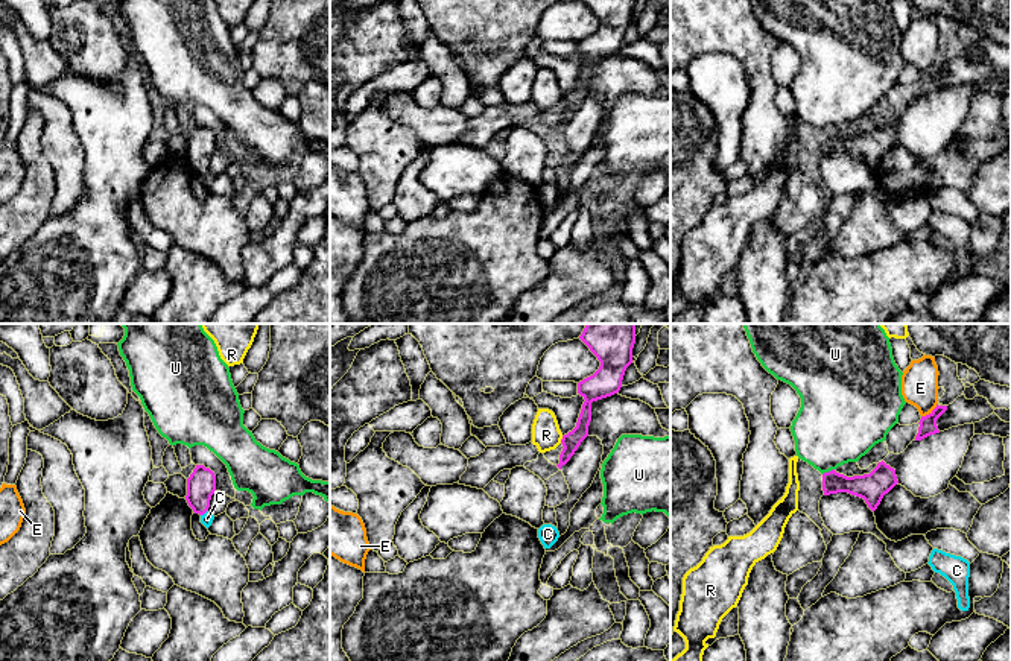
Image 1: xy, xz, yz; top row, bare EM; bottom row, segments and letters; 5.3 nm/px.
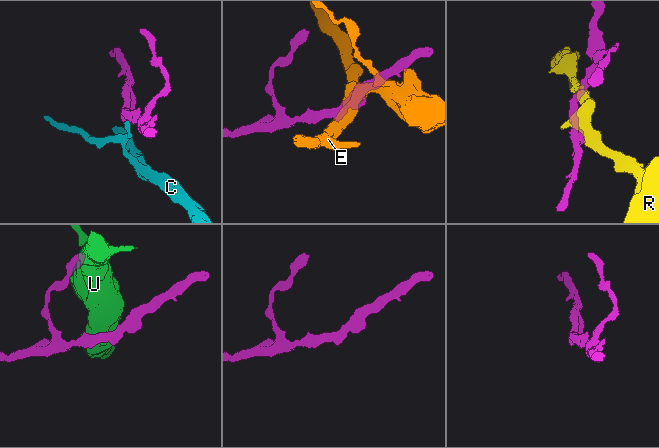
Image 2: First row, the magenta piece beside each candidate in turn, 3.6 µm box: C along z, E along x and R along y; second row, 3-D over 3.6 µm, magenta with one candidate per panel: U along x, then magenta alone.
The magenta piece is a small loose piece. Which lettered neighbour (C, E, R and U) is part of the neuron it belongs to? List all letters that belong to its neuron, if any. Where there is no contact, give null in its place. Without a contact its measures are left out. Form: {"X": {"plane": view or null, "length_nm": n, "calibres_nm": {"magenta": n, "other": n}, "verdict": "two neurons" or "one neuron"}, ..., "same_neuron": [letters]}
{"C": {"plane": "xy", "length_nm": 50, "calibres_nm": {"magenta": 160, "other": 70}, "verdict": "one neuron"}, "E": {"plane": "yz", "length_nm": 120, "calibres_nm": {"magenta": 100, "other": 190}, "verdict": "two neurons"}, "R": {"plane": "xz", "length_nm": 40, "calibres_nm": {"magenta": 90, "other": 160}, "verdict": "two neurons"}, "U": {"plane": "yz", "length_nm": 70, "calibres_nm": {"magenta": 150, "other": 420}, "verdict": "two neurons"}, "same_neuron": ["C"]}

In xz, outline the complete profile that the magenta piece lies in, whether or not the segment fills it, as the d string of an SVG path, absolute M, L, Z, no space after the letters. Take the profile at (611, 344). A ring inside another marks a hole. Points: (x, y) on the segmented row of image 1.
M587 324L579 339L601 362L599 369L578 383L578 394L585 400L576 427L563 436L559 470L588 436L591 403L617 394L626 368L632 363L635 324Z

